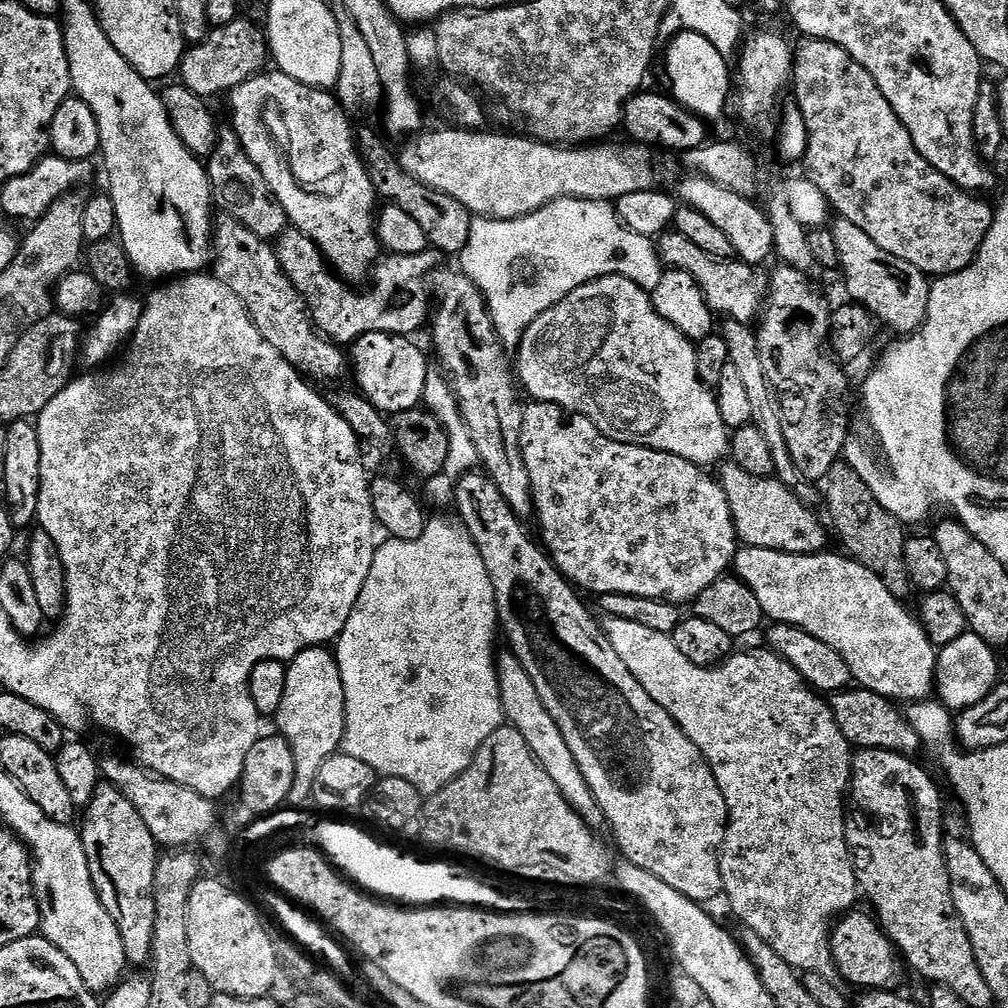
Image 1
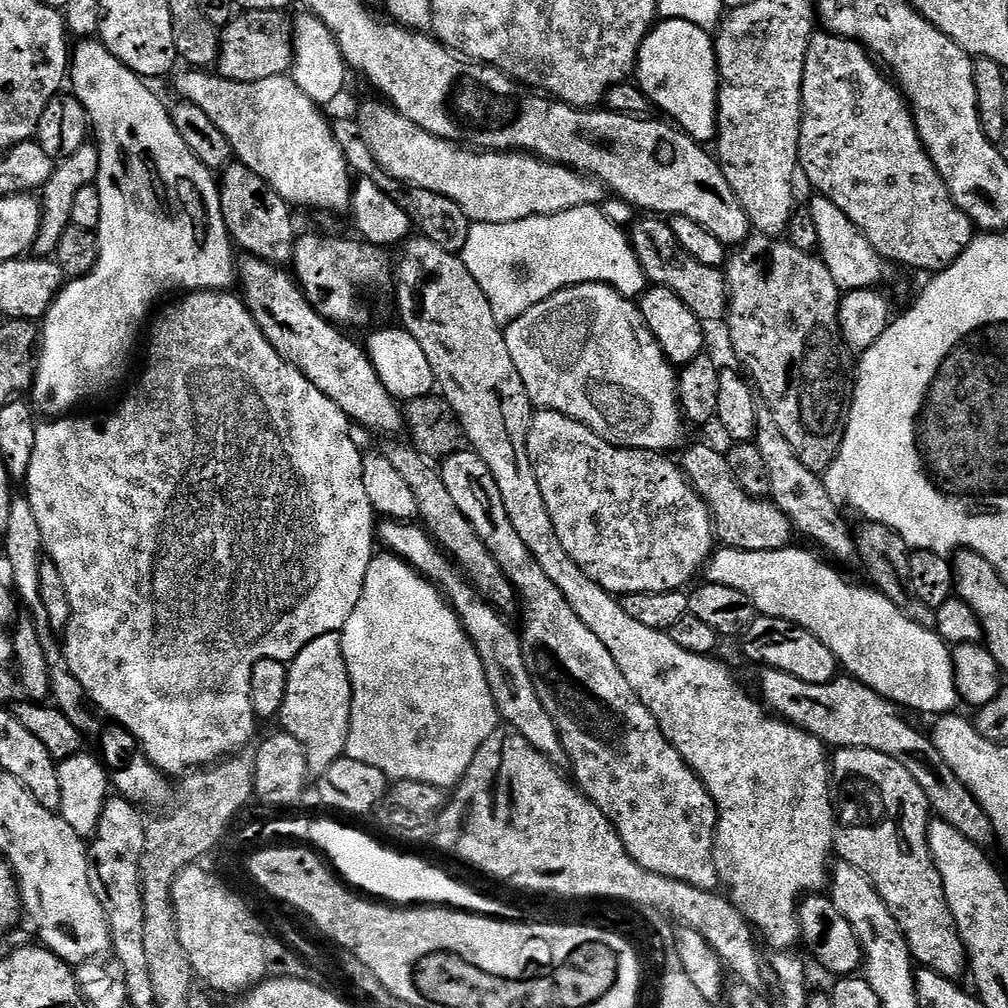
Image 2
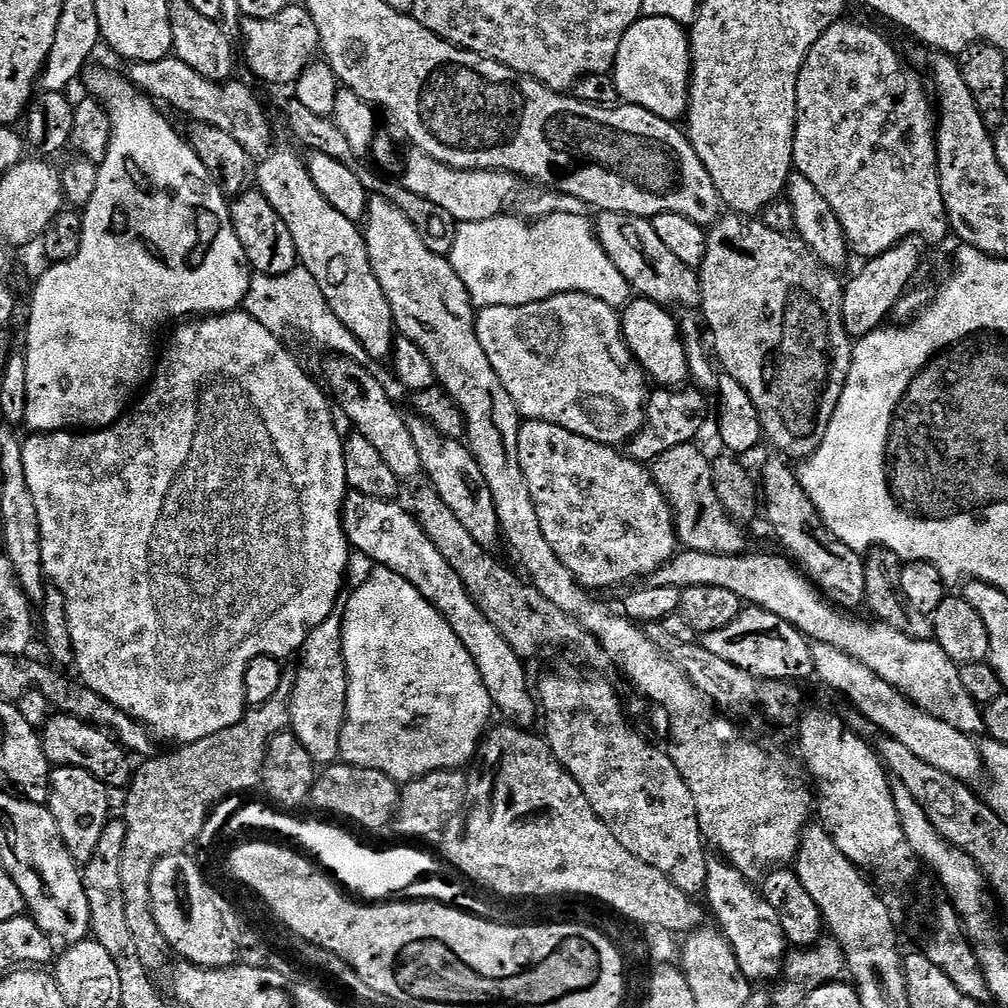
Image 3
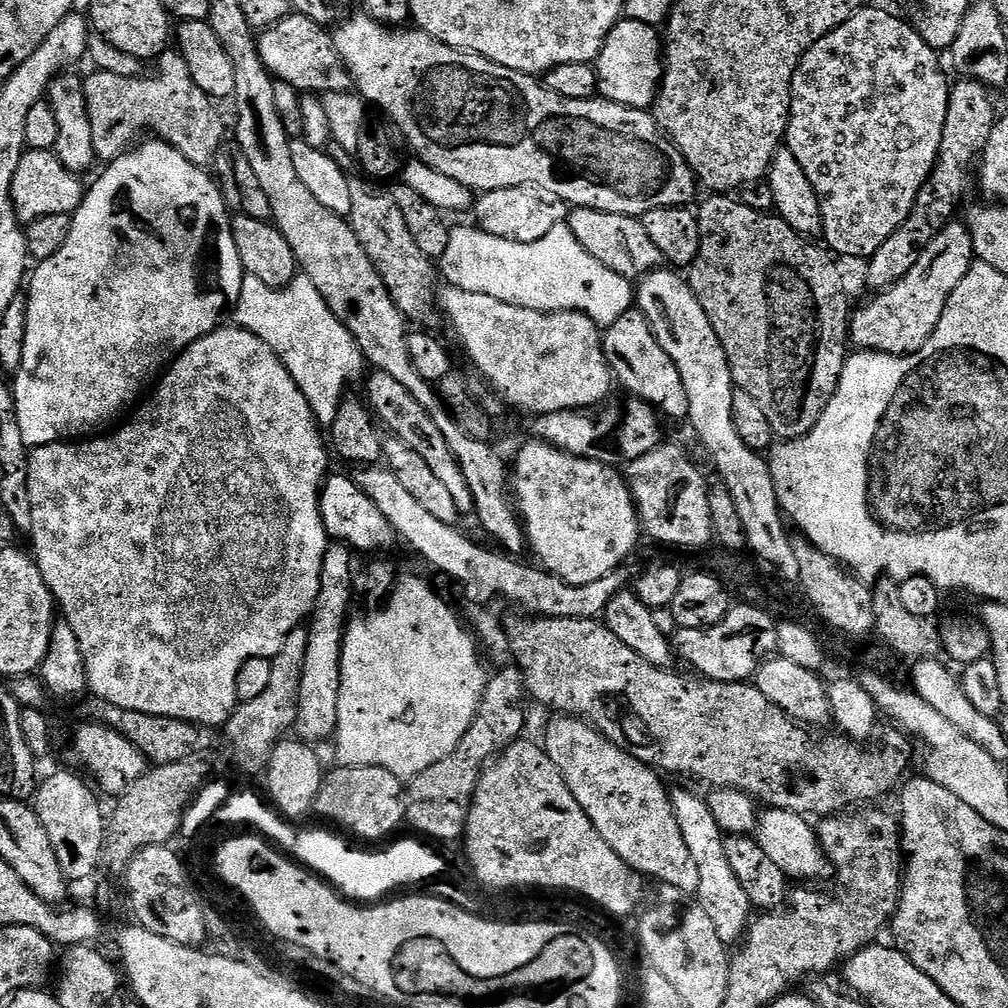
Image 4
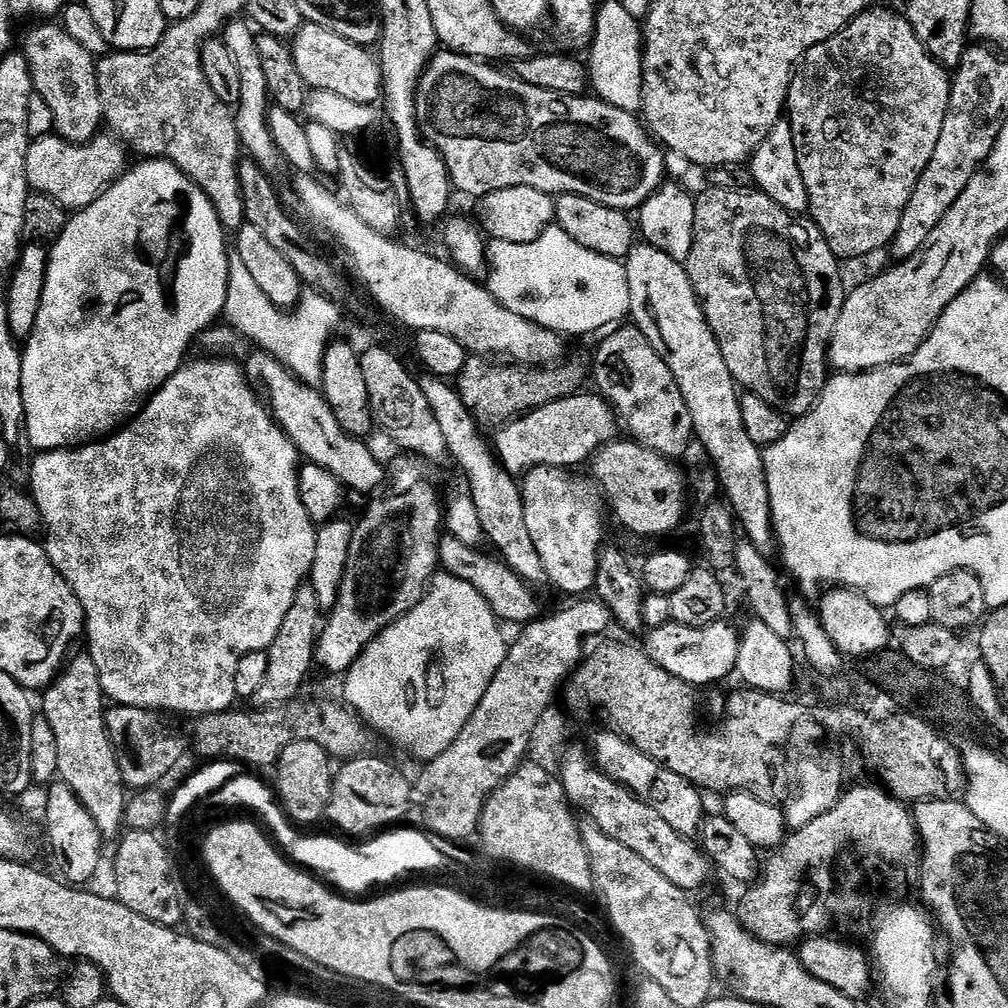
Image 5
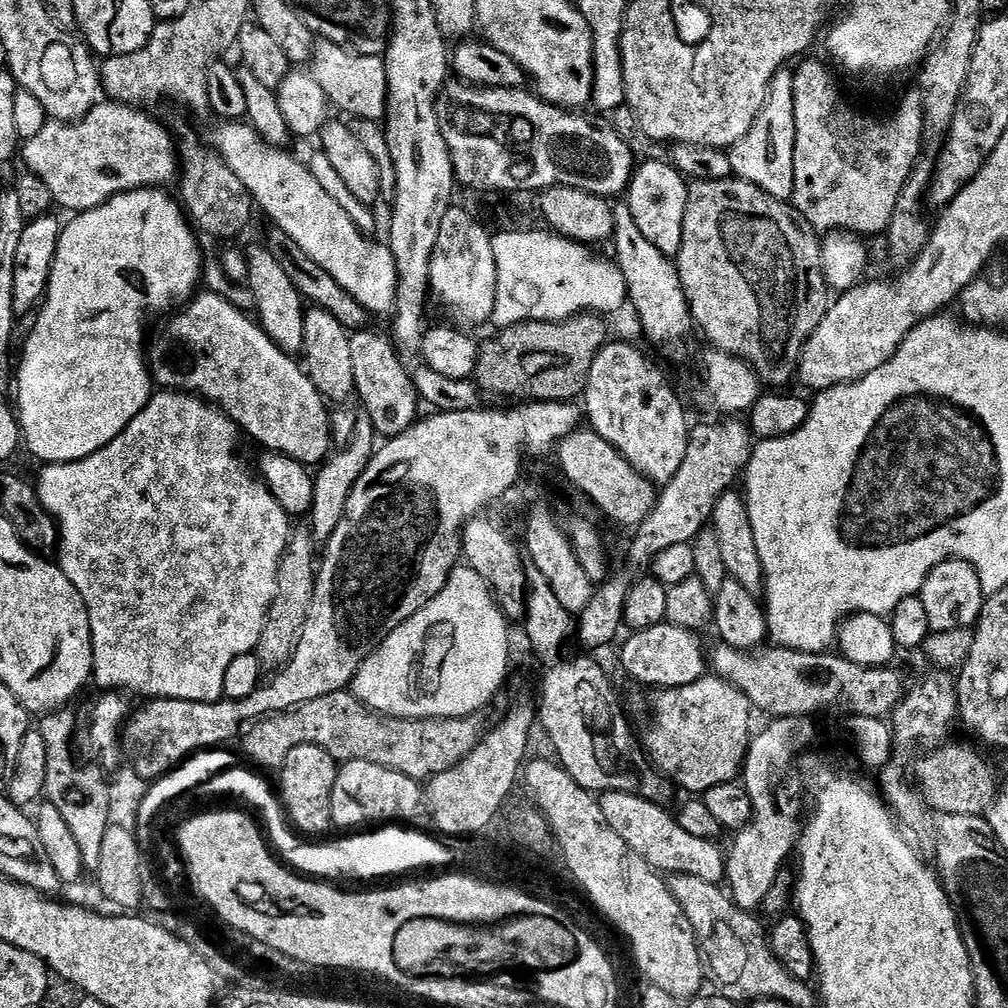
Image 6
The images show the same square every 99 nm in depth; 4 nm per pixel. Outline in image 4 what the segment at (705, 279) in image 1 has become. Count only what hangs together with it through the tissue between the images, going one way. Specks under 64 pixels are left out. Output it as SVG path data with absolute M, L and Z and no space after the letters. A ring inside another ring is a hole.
M572 208L566 223L580 245L590 254L594 254L594 258L598 258L602 266L614 270L614 274L625 276L627 280L639 281L665 263L664 255L660 253L658 246L650 242L650 234L646 234L643 219L589 208Z

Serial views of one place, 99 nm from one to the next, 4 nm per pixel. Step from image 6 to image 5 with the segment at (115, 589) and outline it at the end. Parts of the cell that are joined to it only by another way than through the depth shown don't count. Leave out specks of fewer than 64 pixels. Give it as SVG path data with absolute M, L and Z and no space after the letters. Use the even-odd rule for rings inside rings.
M212 359L216 360L185 363L184 367L177 370L152 395L140 415L115 434L79 448L40 452L30 464L30 495L36 499L36 505L44 519L43 531L46 536L48 532L48 560L72 588L82 606L86 641L88 640L86 650L94 658L94 666L98 666L98 678L102 678L105 697L117 705L151 708L161 714L181 712L187 718L226 712L235 705L232 703L237 703L234 674L238 674L238 662L242 662L246 654L267 652L274 638L278 638L278 630L282 630L282 624L286 622L286 614L290 614L294 606L298 590L305 587L306 581L312 575L318 531L310 514L306 514L306 506L302 506L302 457L294 442L273 420L265 401L256 397L257 389L250 383L245 369L241 365L239 368L232 360Z

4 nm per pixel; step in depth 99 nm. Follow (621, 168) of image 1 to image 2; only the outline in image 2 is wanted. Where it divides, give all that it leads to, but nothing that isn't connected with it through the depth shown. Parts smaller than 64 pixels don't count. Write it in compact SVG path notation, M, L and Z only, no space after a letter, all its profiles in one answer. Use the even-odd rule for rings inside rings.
M383 99L368 100L360 108L360 113L354 116L357 124L360 126L360 136L366 142L366 146L370 150L370 154L374 156L378 162L381 173L387 174L393 180L400 181L401 184L409 188L421 188L422 190L434 190L434 194L442 194L442 198L450 198L450 202L454 202L454 206L458 206L458 210L462 210L462 214L468 216L469 221L477 224L505 224L506 222L518 222L525 220L531 216L549 216L550 214L558 214L566 210L574 210L578 206L590 206L591 204L599 205L605 199L606 189L599 180L585 176L583 172L576 172L573 168L567 168L564 164L551 164L548 160L542 160L538 156L531 155L527 152L481 152L479 150L469 150L459 144L452 144L448 140L443 140L422 130L420 126L414 126L414 122L410 122L410 118L406 118L402 113L393 108L391 104Z

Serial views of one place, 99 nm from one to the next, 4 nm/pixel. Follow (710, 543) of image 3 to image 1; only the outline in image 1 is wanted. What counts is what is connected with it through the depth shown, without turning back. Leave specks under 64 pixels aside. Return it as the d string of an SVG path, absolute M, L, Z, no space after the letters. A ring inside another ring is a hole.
M731 462L721 463L719 468L718 479L726 494L726 502L730 504L736 538L741 545L789 552L795 556L814 556L827 549L824 547L828 544L829 529L825 521L820 521L815 510L807 508L793 489L772 476L746 474L746 470Z

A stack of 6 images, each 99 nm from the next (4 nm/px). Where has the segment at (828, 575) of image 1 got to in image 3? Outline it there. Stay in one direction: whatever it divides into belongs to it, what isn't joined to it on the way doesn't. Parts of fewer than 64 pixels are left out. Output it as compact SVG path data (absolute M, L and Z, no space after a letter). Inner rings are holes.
M680 550L672 559L658 566L658 570L651 572L646 577L646 584L650 588L674 586L681 590L694 586L722 586L722 590L738 594L741 602L764 608L770 614L778 614L778 618L793 624L809 641L834 646L850 654L850 658L862 662L862 666L870 666L878 678L890 682L894 690L910 698L910 702L922 710L934 714L934 718L946 722L946 726L954 726L954 730L965 732L973 738L985 731L981 705L976 704L970 694L966 694L958 665L934 639L915 640L889 624L843 616L836 609L839 607L825 599L820 589L799 567L794 566L791 559L783 555L748 555L723 556Z

